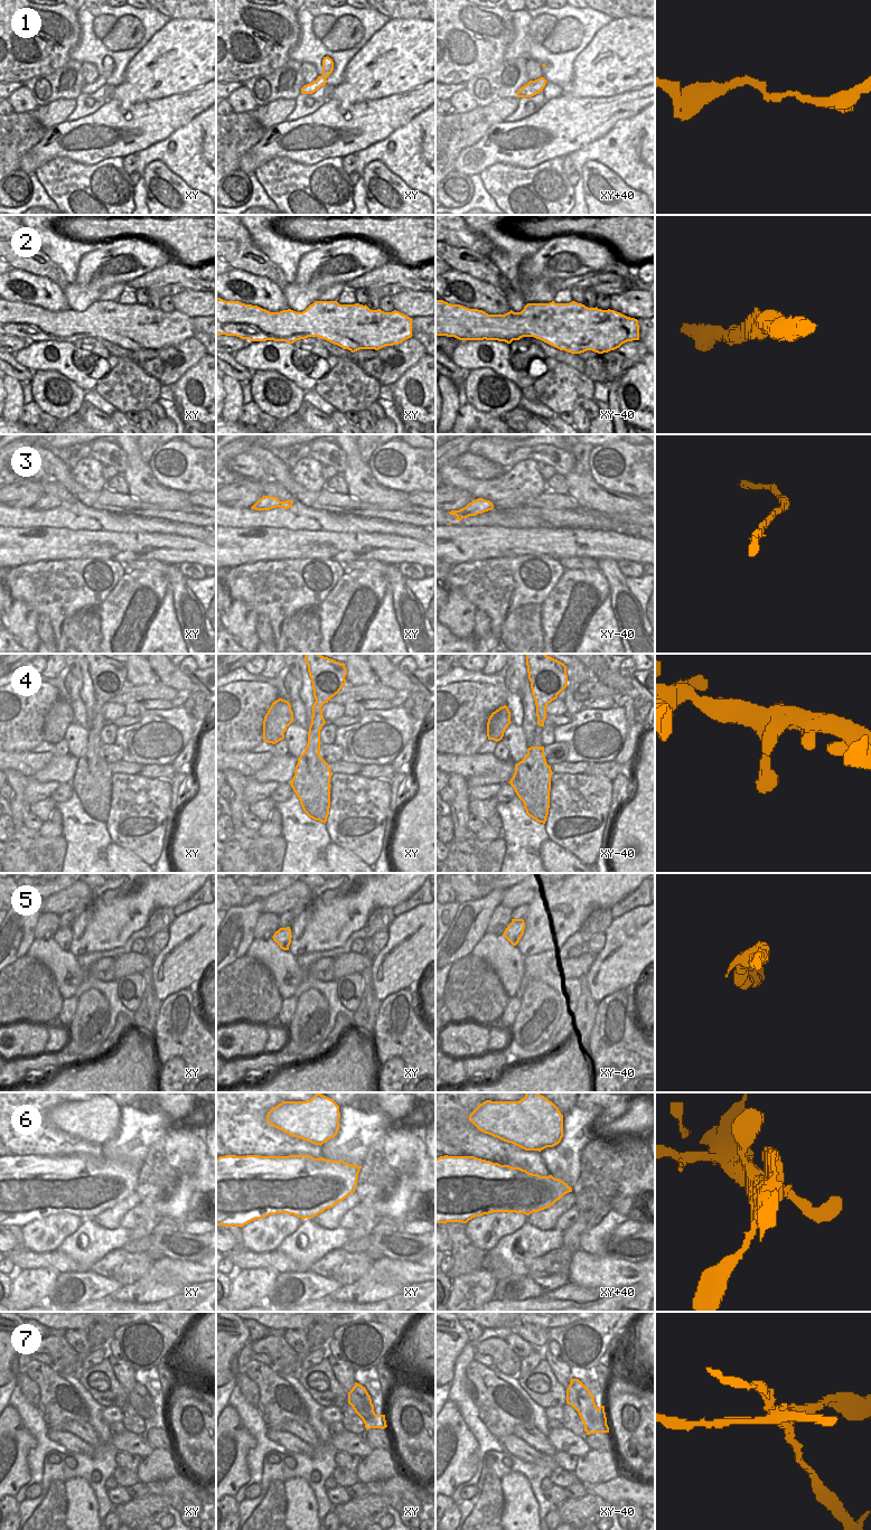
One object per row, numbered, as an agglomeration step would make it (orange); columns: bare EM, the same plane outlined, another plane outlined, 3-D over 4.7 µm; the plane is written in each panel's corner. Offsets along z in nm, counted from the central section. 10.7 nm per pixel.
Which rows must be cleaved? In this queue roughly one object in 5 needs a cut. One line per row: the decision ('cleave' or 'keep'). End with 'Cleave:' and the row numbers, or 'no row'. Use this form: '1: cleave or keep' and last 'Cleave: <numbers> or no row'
1: keep
2: keep
3: keep
4: keep
5: keep
6: keep
7: cleave
Cleave: 7

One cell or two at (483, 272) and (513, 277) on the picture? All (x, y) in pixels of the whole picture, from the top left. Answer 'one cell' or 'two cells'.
two cells

